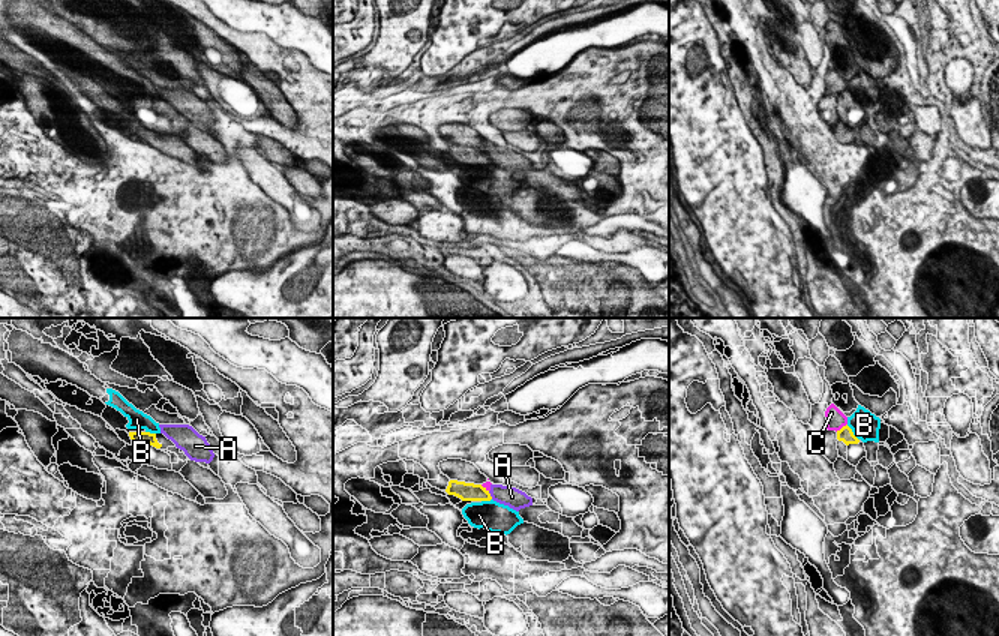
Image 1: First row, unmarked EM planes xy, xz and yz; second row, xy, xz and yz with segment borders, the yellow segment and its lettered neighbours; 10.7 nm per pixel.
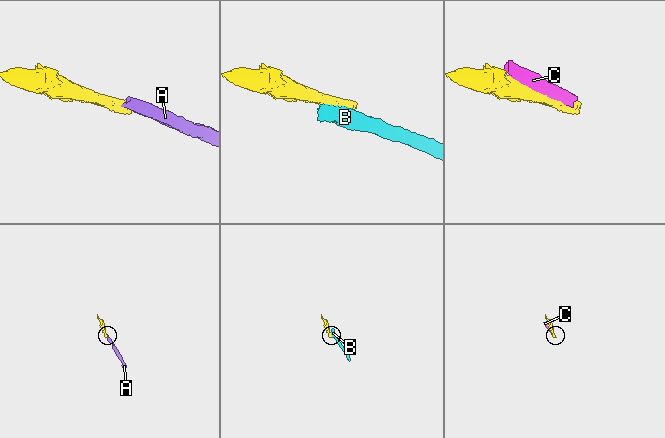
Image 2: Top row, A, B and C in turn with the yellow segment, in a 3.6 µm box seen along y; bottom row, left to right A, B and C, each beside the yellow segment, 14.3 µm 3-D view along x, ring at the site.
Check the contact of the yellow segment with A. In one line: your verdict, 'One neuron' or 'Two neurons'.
Two neurons

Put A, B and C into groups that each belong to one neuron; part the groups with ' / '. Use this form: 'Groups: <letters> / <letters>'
Groups: A C / B

